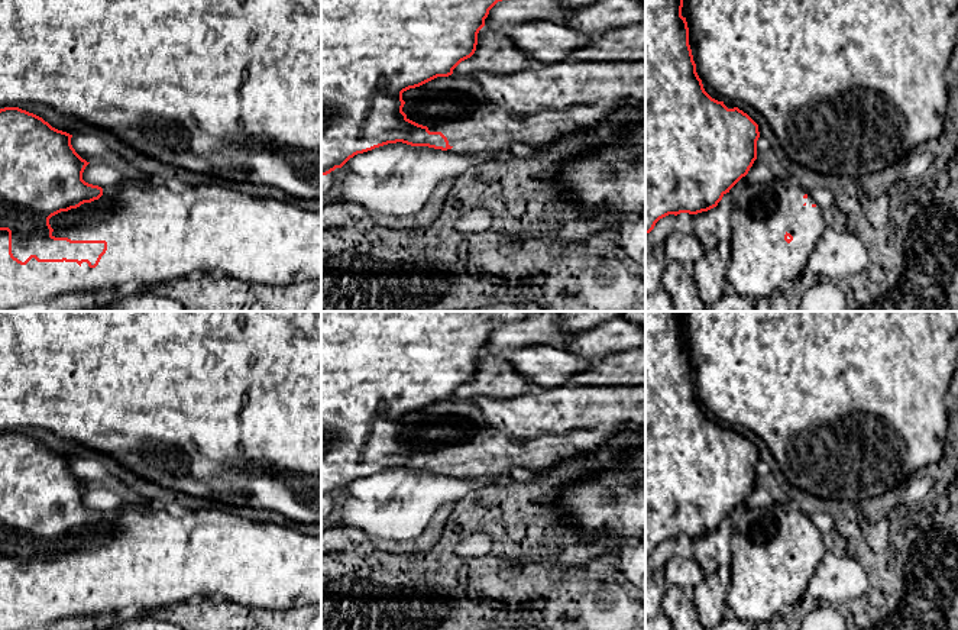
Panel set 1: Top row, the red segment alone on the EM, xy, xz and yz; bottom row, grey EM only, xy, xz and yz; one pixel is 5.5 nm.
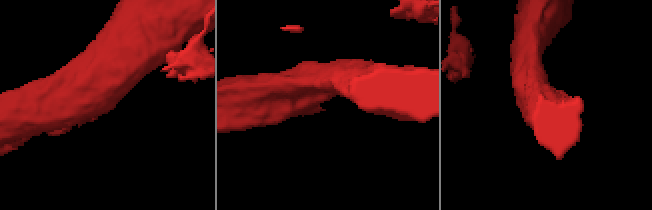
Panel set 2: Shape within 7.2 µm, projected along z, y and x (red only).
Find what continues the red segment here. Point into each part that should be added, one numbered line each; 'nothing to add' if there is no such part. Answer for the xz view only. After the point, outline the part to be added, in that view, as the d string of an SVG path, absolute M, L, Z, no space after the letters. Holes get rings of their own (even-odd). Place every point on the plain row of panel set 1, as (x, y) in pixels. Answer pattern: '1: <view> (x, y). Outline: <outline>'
1: xz (482, 439). Outline: M563 385L515 398L452 398L404 416L402 424L407 443L447 462L447 476L498 482L509 479L514 468L540 472L579 453L605 449L616 433L645 434L645 385Z

